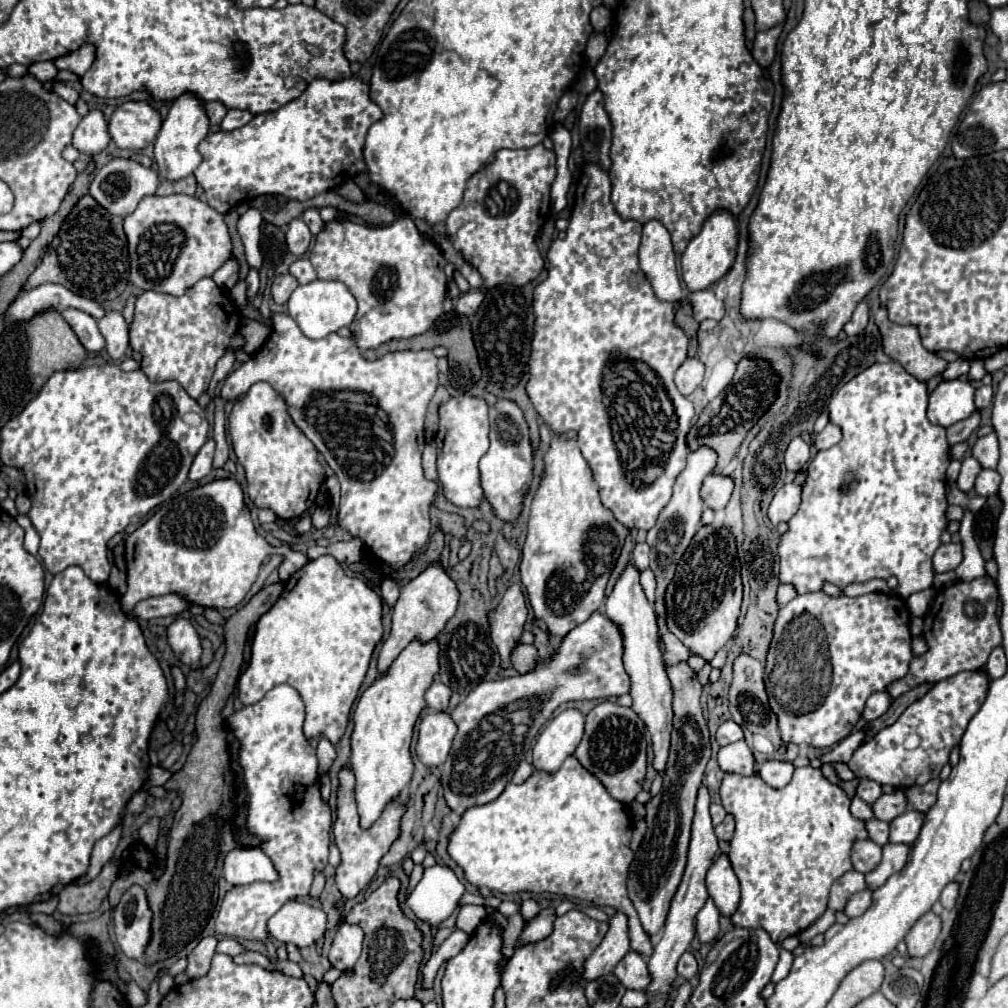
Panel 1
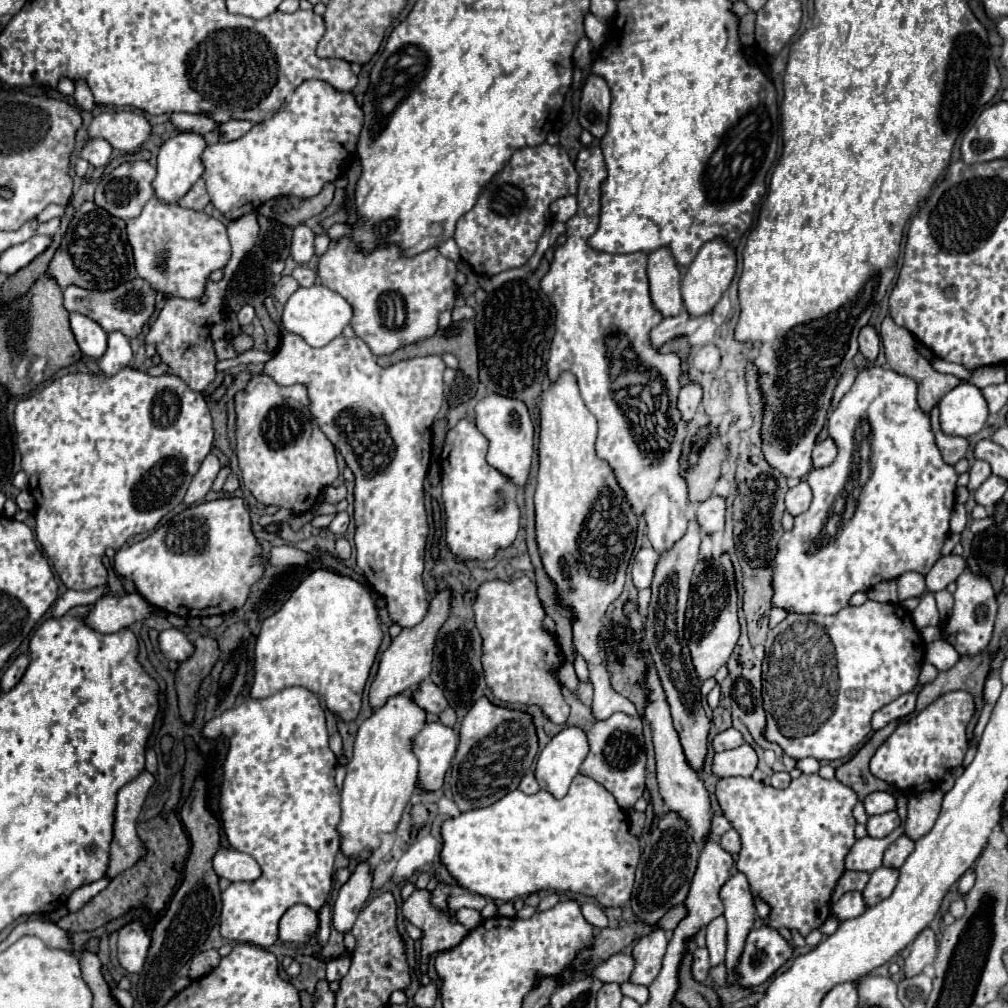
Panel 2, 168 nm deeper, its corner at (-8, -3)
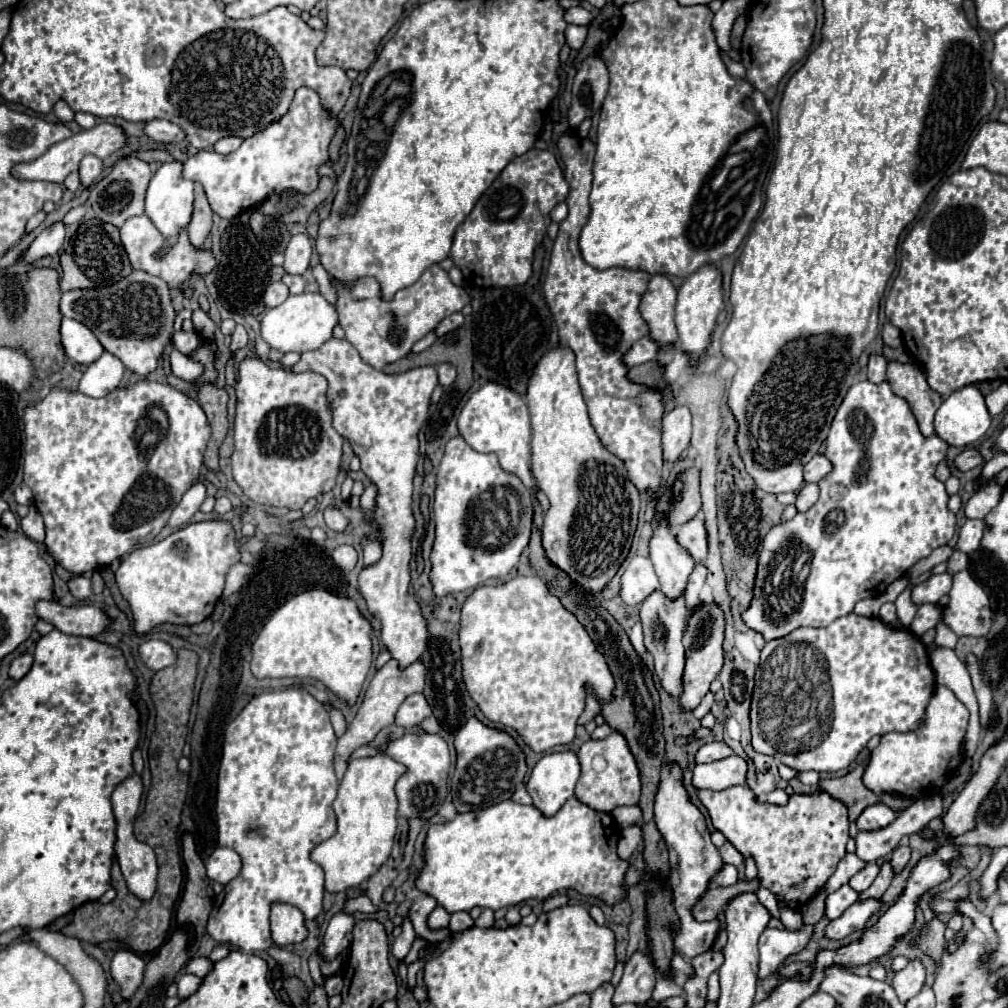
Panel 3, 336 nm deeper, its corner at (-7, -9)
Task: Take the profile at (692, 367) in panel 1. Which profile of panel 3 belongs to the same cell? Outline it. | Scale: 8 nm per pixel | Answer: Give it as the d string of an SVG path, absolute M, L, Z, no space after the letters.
M674 407L664 419L662 419L662 449L664 449L664 461L678 461L680 455L686 451L690 443L690 431L692 431L692 415L686 407Z

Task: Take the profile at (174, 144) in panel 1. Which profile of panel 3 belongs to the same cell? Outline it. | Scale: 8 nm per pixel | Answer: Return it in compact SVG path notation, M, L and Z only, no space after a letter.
M180 161L162 163L162 167L154 173L154 177L148 185L148 191L146 191L146 217L154 223L154 227L164 237L164 247L156 253L156 259L162 259L164 253L168 253L174 247L180 231L186 229L192 219L192 209L194 209L192 207L192 203L194 203L192 187L194 187L194 183L186 181L182 177L182 163Z

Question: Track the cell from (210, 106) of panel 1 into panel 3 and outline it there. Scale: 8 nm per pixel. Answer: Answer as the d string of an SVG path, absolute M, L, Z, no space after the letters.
M164 119L148 121L144 125L144 133L156 143L178 143L178 141L182 141L186 137L182 133L182 129L178 129L178 125L170 123L170 121L164 121Z

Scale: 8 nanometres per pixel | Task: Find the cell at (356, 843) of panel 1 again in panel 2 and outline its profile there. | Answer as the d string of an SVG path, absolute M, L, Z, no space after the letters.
M367 859L359 861L349 881L341 885L339 897L333 907L333 925L339 933L347 933L353 927L357 913L361 911L361 907L365 905L371 893L371 883L373 883L373 873L369 861Z

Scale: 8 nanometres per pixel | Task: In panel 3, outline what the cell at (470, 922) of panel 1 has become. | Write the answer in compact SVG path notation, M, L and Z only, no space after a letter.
M460 911L460 913L454 913L454 915L452 915L448 929L450 929L452 933L460 933L460 931L466 931L466 929L470 929L472 925L474 925L472 917L470 917L466 911Z

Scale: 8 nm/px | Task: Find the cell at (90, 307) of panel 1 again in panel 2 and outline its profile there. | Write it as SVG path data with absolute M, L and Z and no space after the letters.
M133 279L131 283L121 283L121 289L111 291L87 291L75 285L69 285L65 289L65 309L69 313L77 311L81 315L87 315L89 319L97 321L107 333L111 331L123 331L129 339L135 337L143 323L153 315L155 311L155 291L149 283L143 283L143 279Z

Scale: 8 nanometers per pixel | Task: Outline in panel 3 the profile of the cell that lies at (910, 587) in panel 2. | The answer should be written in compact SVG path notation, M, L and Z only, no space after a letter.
M908 587L904 593L900 593L898 595L898 599L896 599L896 609L898 609L898 619L902 621L902 625L910 625L910 621L914 619L914 613L916 613L916 605L910 601L910 591L912 591L912 587Z

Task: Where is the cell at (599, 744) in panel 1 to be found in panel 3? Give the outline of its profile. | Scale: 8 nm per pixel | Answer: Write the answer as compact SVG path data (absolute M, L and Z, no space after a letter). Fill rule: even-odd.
M612 733L610 737L602 739L602 741L594 741L594 739L586 741L578 751L578 759L580 759L582 775L580 775L578 785L576 785L576 799L580 803L588 805L590 809L594 809L598 813L612 813L614 807L638 803L638 797L640 797L638 767L634 765L634 757L626 745L626 739L620 733ZM596 757L604 759L602 769L596 769L592 765L592 761Z

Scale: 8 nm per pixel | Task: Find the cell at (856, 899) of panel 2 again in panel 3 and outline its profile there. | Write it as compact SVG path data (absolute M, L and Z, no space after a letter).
M842 885L838 891L826 897L826 917L828 919L840 917L856 899L858 899L858 893L850 885Z

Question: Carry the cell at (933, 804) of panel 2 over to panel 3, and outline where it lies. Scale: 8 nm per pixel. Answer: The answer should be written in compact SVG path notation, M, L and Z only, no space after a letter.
M898 847L898 849L894 849L894 853L890 855L890 865L892 865L894 875L898 875L898 873L904 871L908 859L910 859L910 847Z

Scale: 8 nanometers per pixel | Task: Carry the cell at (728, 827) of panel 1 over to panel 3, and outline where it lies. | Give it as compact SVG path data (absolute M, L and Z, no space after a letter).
M724 843L724 845L720 847L720 855L722 855L724 863L728 863L728 865L734 865L734 867L738 867L740 863L744 863L744 857L742 857L742 853L740 853L740 851L736 851L732 843Z

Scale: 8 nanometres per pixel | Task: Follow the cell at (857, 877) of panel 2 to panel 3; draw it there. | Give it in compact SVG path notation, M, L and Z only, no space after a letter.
M870 863L870 865L866 865L864 869L860 869L852 879L850 879L850 887L854 889L854 891L862 891L862 889L868 889L870 885L872 885L872 881L876 879L876 875L880 873L880 865L878 863Z

